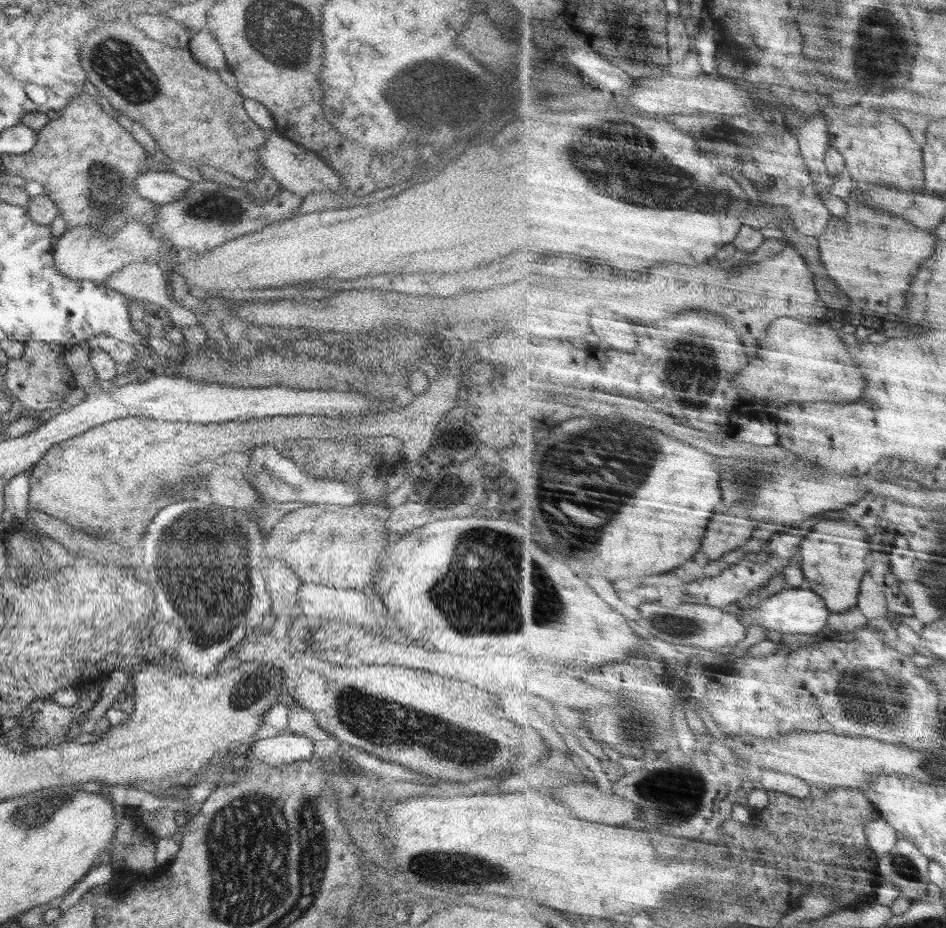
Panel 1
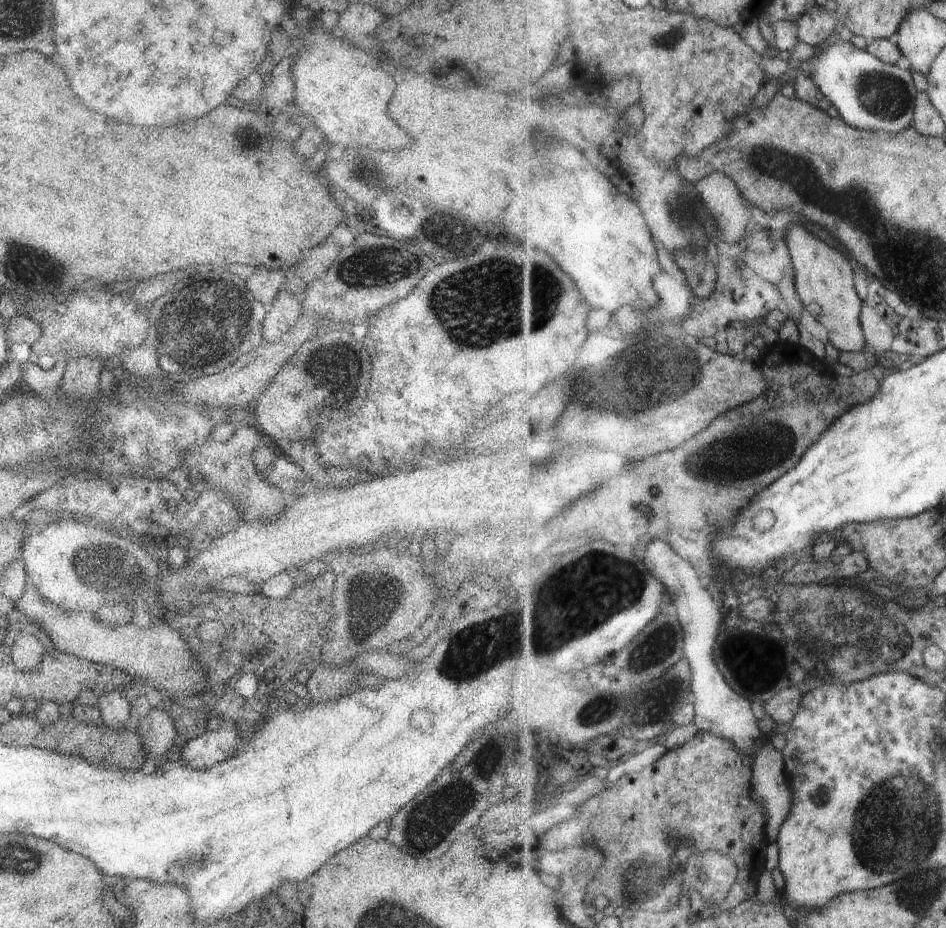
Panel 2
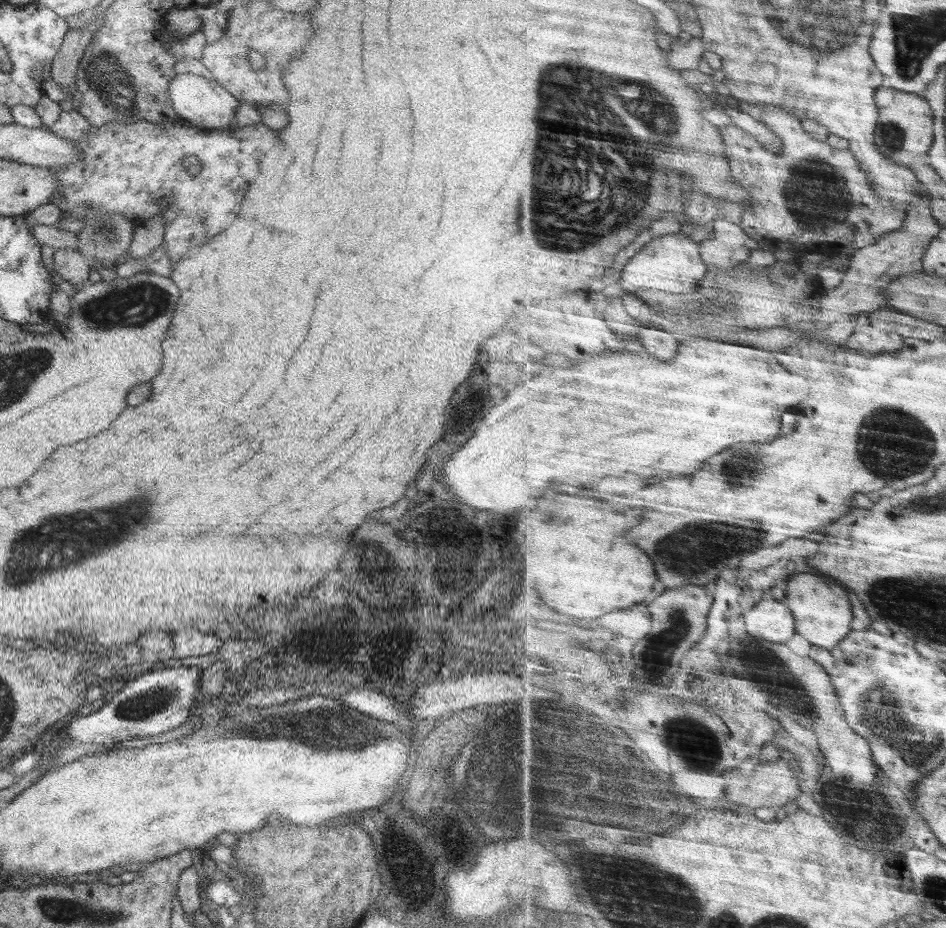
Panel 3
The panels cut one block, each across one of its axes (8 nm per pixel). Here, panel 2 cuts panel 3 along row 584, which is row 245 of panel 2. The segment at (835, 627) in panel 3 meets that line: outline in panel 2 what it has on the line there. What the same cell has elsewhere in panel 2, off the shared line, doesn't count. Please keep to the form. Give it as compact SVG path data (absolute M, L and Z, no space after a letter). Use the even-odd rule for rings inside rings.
M796 224L790 234L788 234L788 246L790 247L791 258L797 269L797 289L802 297L805 308L825 326L829 332L830 342L842 351L860 352L868 351L869 344L867 336L863 329L863 308L865 302L864 296L860 296L859 288L856 288L854 282L854 270L850 260L846 258L846 254L834 246L828 246L828 242L824 242L822 238L818 238L816 234L812 234L804 224Z

